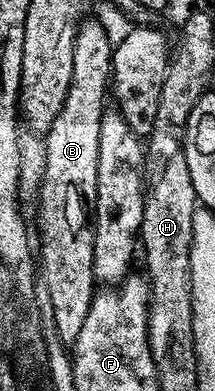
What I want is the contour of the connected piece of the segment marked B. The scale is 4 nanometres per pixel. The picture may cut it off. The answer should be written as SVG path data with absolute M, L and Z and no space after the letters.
M85 19L80 25L76 41L74 42L74 78L70 82L70 90L66 94L66 102L62 102L62 110L58 110L58 118L50 126L50 130L43 137L46 146L46 170L42 174L38 201L40 209L36 212L36 224L40 227L40 244L38 240L38 276L44 282L50 292L51 305L54 306L54 319L57 326L58 336L64 345L71 346L78 338L78 333L82 330L82 322L86 322L86 314L90 314L92 309L92 298L94 295L94 234L92 233L92 213L96 202L96 187L98 186L98 130L102 122L102 114L106 107L104 98L110 94L110 81L112 79L112 50L114 47L113 37L108 37L108 32L96 20Z

